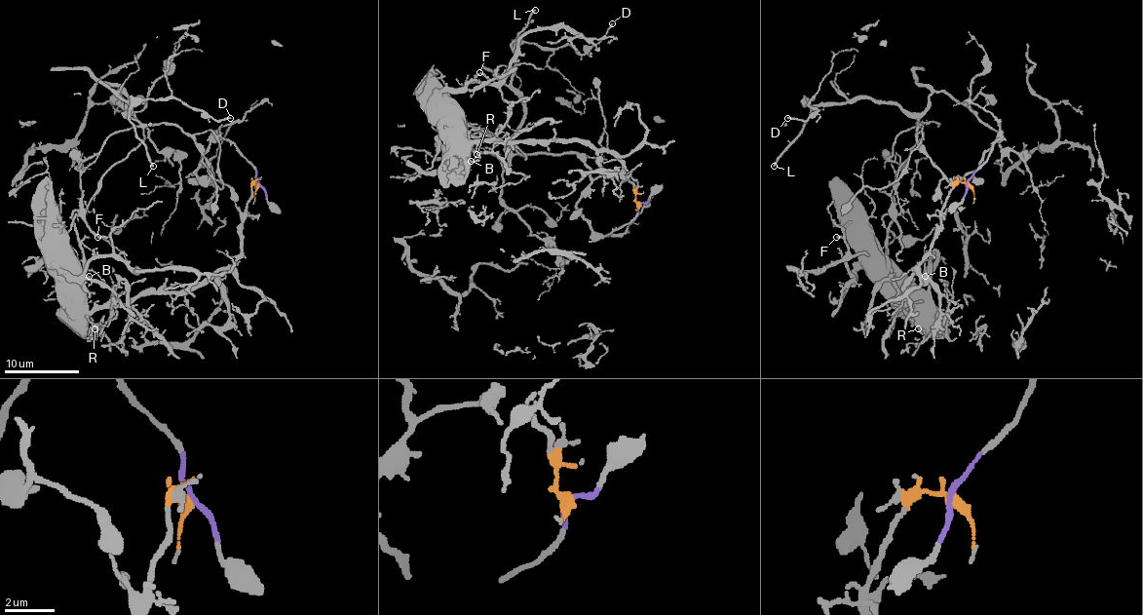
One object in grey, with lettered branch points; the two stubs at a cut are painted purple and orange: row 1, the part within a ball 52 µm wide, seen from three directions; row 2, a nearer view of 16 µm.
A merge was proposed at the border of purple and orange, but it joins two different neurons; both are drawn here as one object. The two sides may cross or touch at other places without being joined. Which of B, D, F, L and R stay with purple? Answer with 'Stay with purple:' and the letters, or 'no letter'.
Stay with purple: D, L

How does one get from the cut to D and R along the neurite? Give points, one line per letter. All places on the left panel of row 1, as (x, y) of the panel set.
D: (257, 183), (215, 138), (195, 173), (209, 163), (193, 140), (138, 123), (142, 98), (129, 102), (231, 117)
R: (257, 183), (244, 211), (242, 253), (231, 266), (191, 287), (104, 304), (82, 334), (95, 328)

